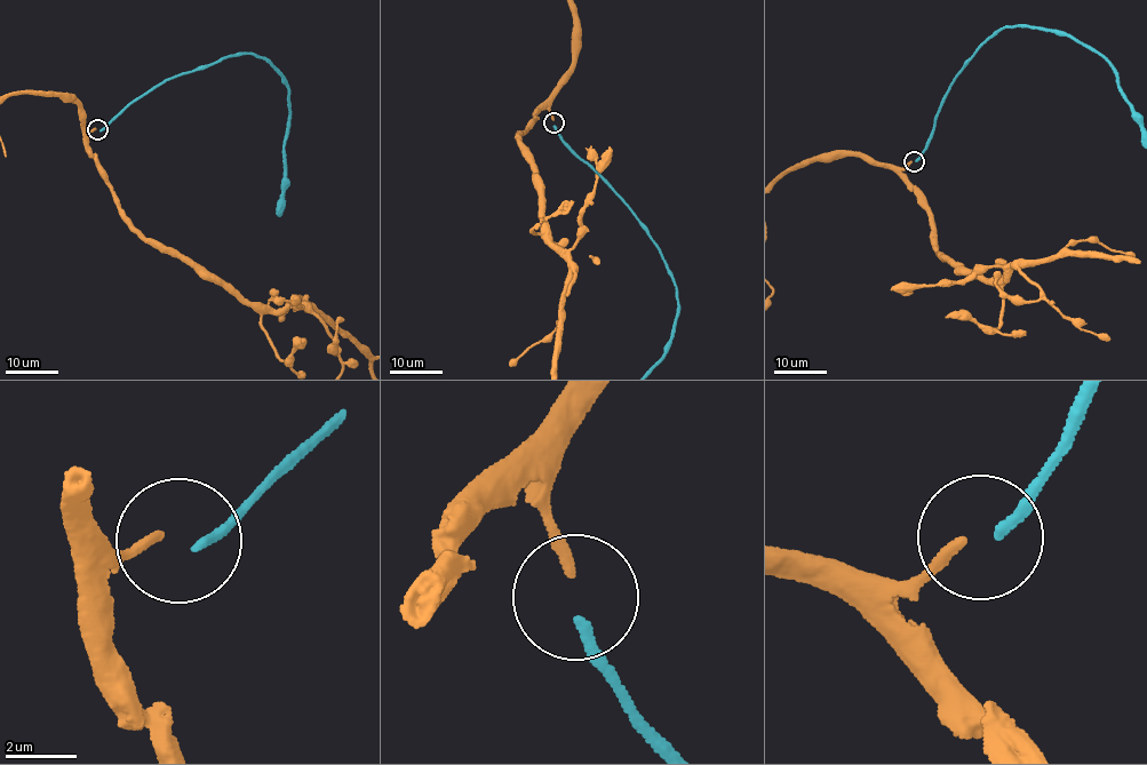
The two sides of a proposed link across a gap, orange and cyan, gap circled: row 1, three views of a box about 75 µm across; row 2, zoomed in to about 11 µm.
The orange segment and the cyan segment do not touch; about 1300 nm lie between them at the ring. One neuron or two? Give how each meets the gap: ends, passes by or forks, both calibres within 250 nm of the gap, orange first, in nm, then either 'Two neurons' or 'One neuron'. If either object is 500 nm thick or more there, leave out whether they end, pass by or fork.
At the ring orange ends. At the ring cyan ends. Thickness 280 nm (orange) against 280 nm. One neuron

